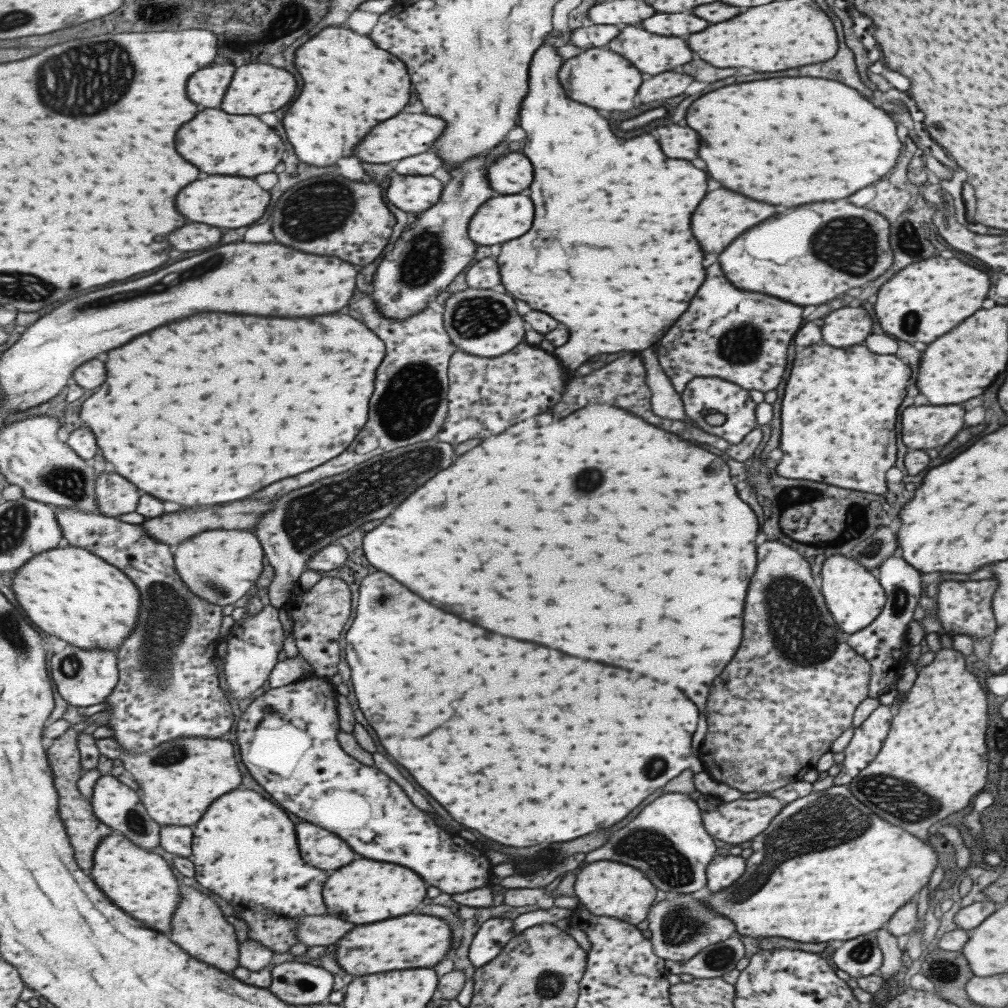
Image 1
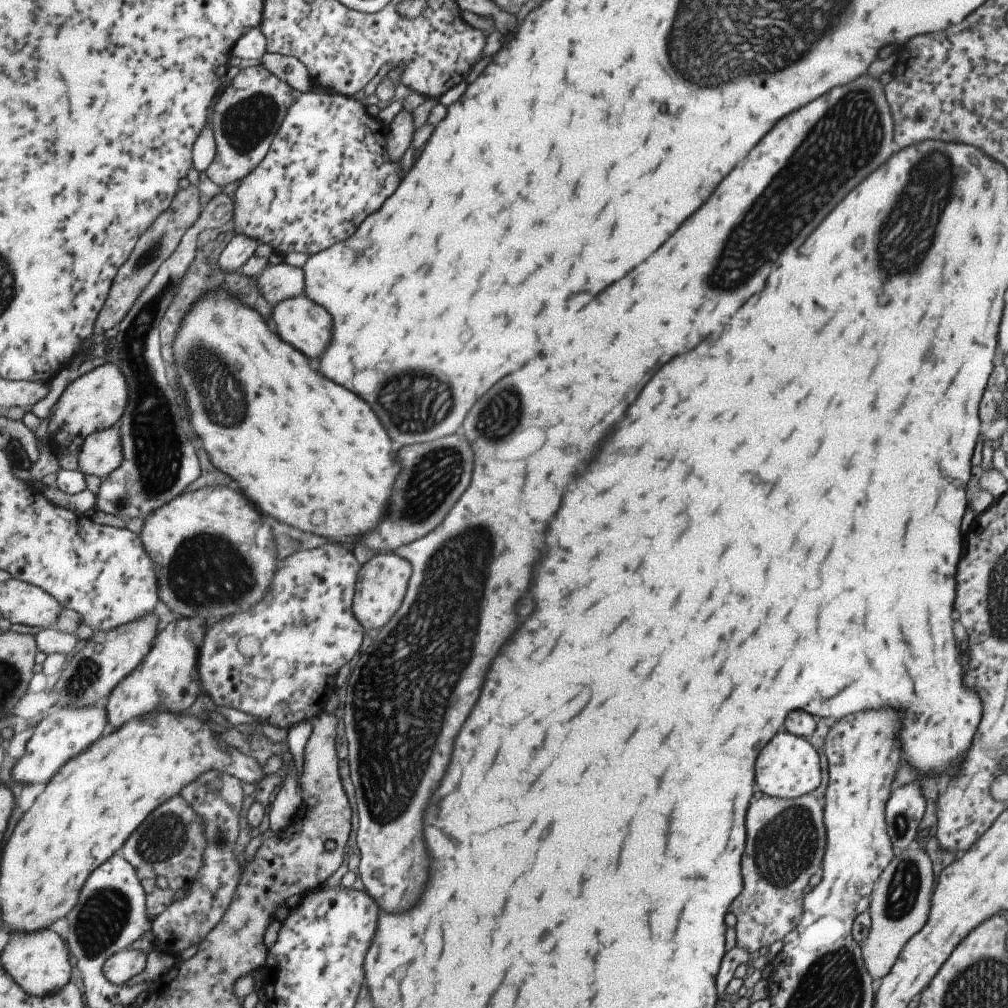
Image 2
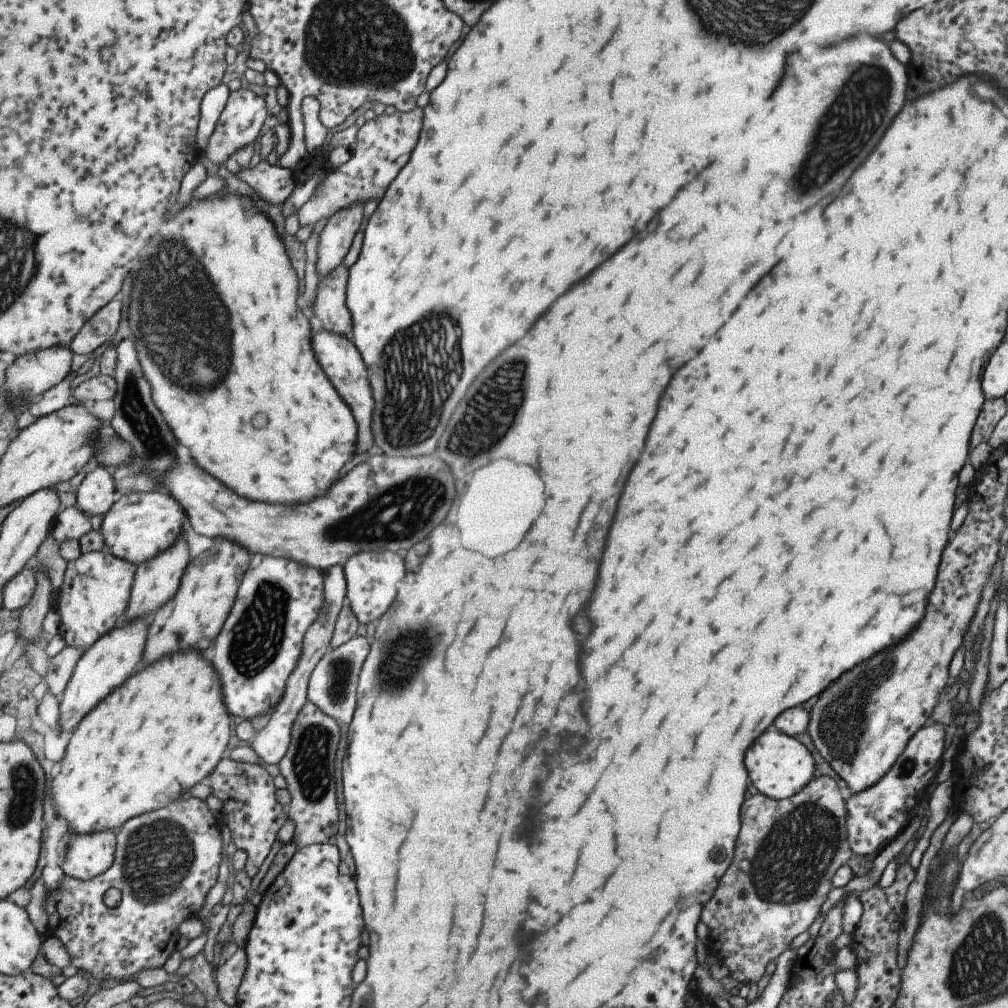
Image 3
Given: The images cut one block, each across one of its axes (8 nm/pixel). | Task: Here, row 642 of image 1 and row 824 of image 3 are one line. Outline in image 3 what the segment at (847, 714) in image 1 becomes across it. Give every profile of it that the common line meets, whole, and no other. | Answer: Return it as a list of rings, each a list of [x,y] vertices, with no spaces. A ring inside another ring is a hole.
[[[829,776],[811,778],[805,788],[787,800],[769,800],[763,794],[755,794],[741,804],[739,818],[741,828],[731,864],[719,878],[711,900],[701,908],[699,918],[709,928],[707,946],[711,954],[719,958],[719,964],[729,970],[733,980],[739,984],[751,984],[765,974],[767,962],[777,960],[779,954],[789,948],[797,934],[809,930],[833,888],[837,868],[851,860],[853,850],[847,842],[847,804],[837,782]]]

